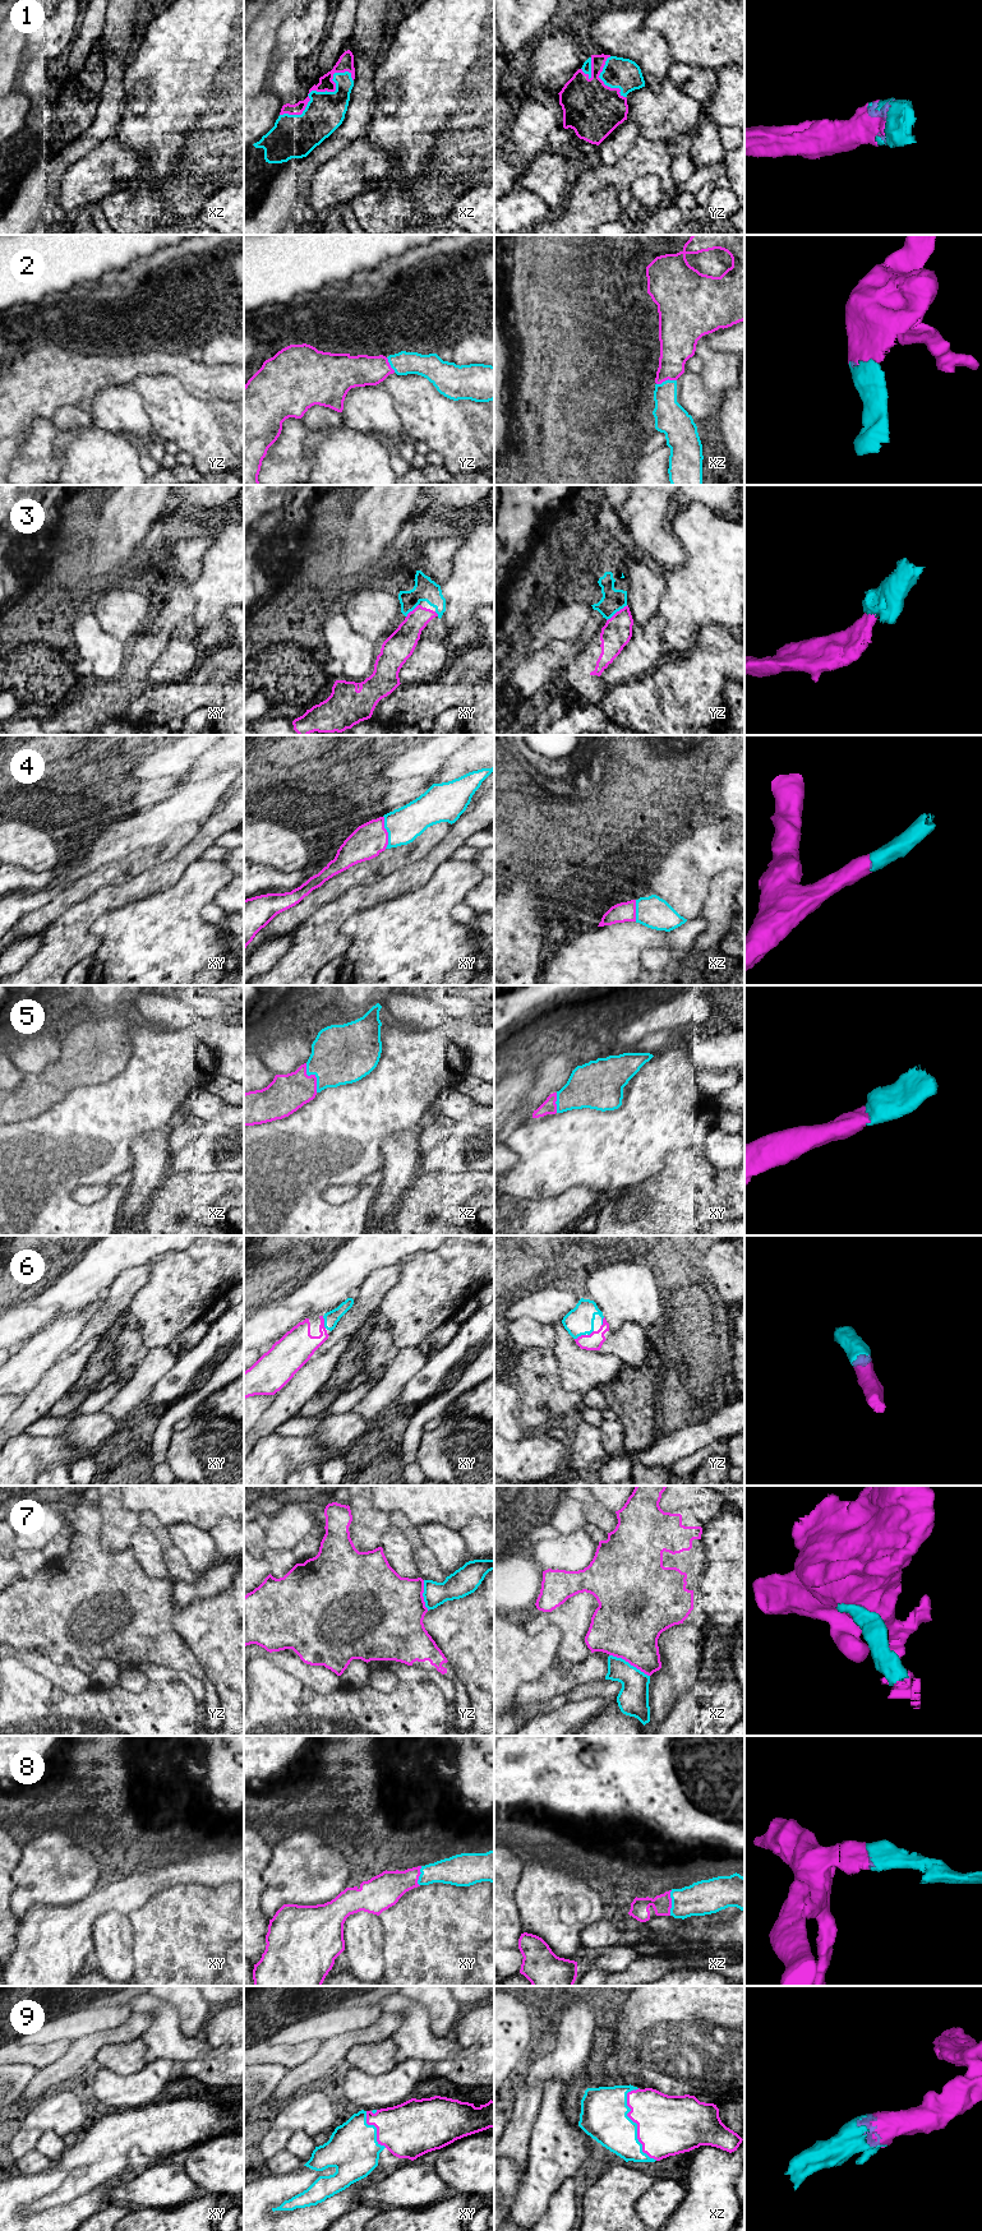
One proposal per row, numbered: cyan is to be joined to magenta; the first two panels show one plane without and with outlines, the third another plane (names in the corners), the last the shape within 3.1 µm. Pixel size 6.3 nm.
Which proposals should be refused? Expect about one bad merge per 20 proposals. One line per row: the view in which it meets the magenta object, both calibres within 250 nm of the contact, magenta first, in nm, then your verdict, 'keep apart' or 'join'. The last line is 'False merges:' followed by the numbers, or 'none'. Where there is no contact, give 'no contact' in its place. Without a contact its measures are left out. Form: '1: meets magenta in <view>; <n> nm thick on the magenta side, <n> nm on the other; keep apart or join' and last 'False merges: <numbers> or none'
1: meets magenta in xz; 100 nm thick on the magenta side, 240 nm on the other; join
2: meets magenta in xz; 220 nm thick on the magenta side, 200 nm on the other; join
3: meets magenta in yz; 190 nm thick on the magenta side, 150 nm on the other; join
4: meets magenta in xy; 220 nm thick on the magenta side, 220 nm on the other; join
5: meets magenta in xz; 240 nm thick on the magenta side, 380 nm on the other; join
6: meets magenta in xy; 220 nm thick on the magenta side, 90 nm on the other; join
7: meets magenta in xz; 420 nm thick on the magenta side, 190 nm on the other; keep apart
8: meets magenta in xz; 120 nm thick on the magenta side, 220 nm on the other; join
9: meets magenta in xz; 380 nm thick on the magenta side, 300 nm on the other; join
False merges: 7

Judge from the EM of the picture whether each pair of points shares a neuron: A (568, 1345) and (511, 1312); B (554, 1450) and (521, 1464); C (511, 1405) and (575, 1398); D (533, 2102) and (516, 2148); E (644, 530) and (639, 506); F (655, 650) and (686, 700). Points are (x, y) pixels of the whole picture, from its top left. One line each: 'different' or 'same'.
A: different
B: same
C: different
D: same
E: same
F: different

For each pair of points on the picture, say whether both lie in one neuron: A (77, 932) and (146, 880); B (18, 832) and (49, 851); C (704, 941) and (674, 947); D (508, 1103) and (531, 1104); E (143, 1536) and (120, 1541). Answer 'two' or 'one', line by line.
A: one
B: one
C: two
D: two
E: two

